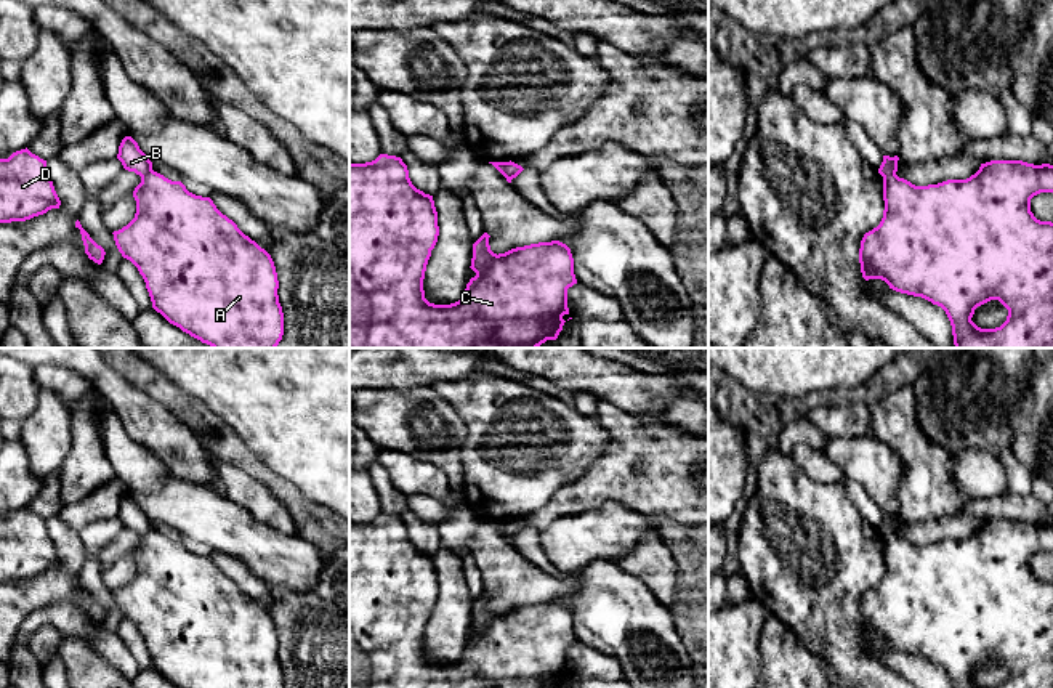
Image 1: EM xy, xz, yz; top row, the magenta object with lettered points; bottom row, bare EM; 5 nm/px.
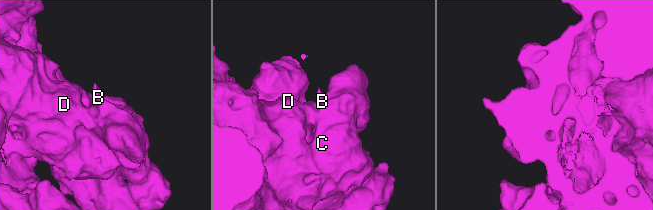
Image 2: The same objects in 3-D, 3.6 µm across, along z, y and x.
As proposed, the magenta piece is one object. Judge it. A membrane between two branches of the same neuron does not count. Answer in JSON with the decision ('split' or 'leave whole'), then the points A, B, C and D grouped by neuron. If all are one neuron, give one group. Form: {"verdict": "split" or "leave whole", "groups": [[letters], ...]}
{"verdict": "split", "groups": [["A", "C", "D"], ["B"]]}

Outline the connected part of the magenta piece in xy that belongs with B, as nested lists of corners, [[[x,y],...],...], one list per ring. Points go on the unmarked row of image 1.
[[[125,496],[122,499],[117,518],[122,521],[125,529],[135,531],[141,537],[152,529],[152,521],[146,516],[131,496]]]

